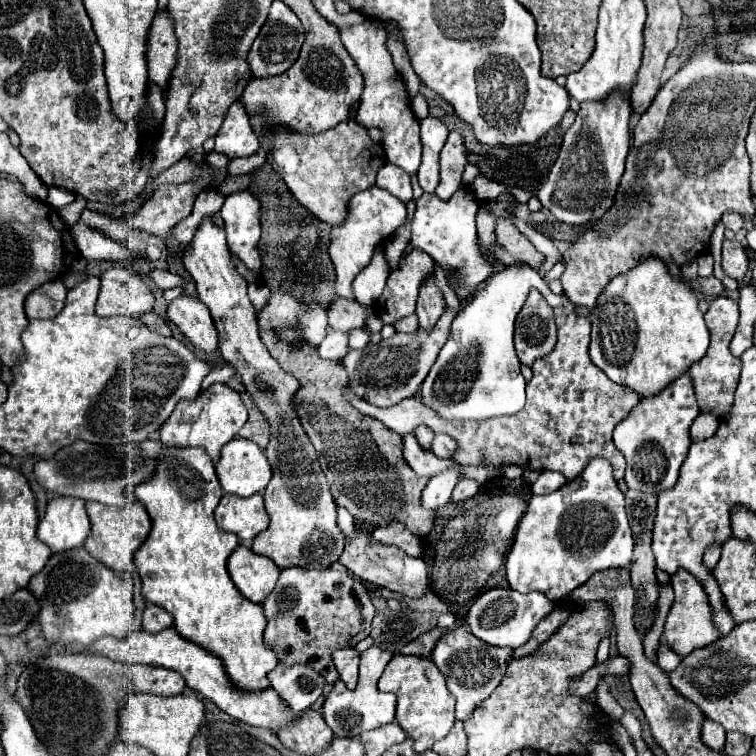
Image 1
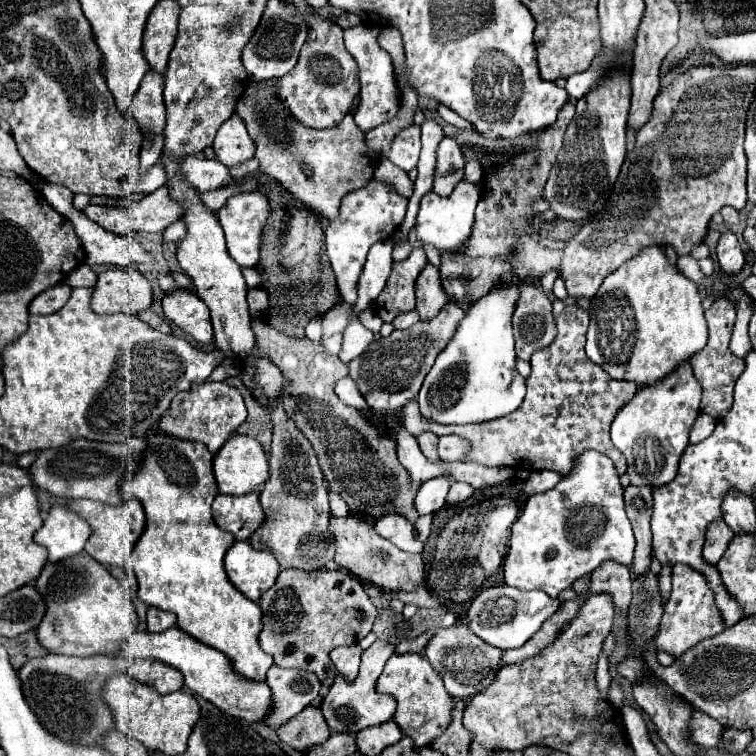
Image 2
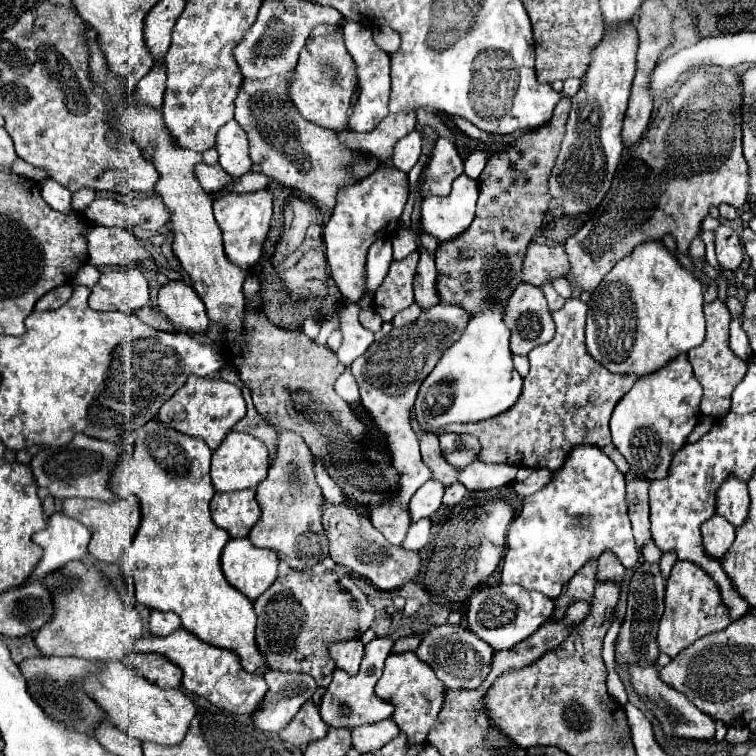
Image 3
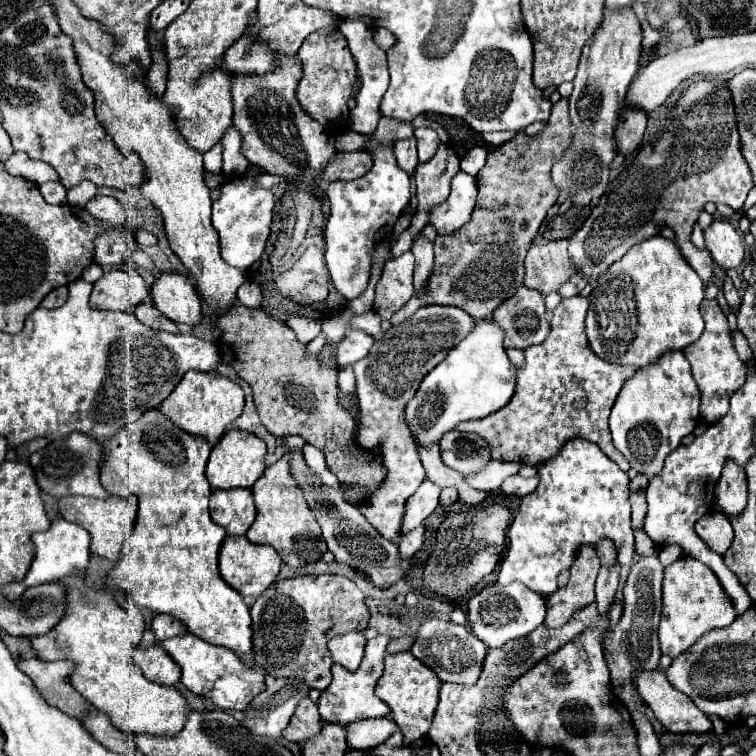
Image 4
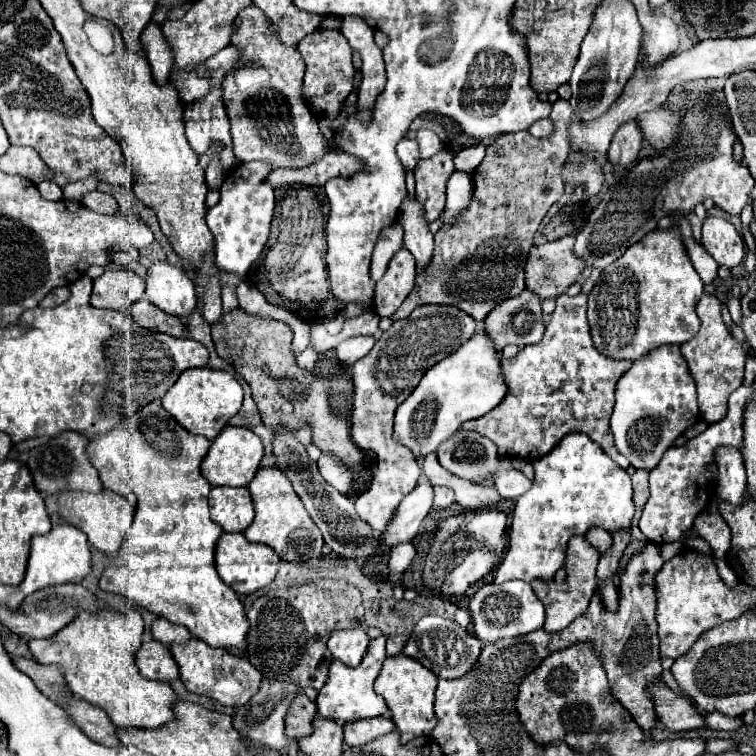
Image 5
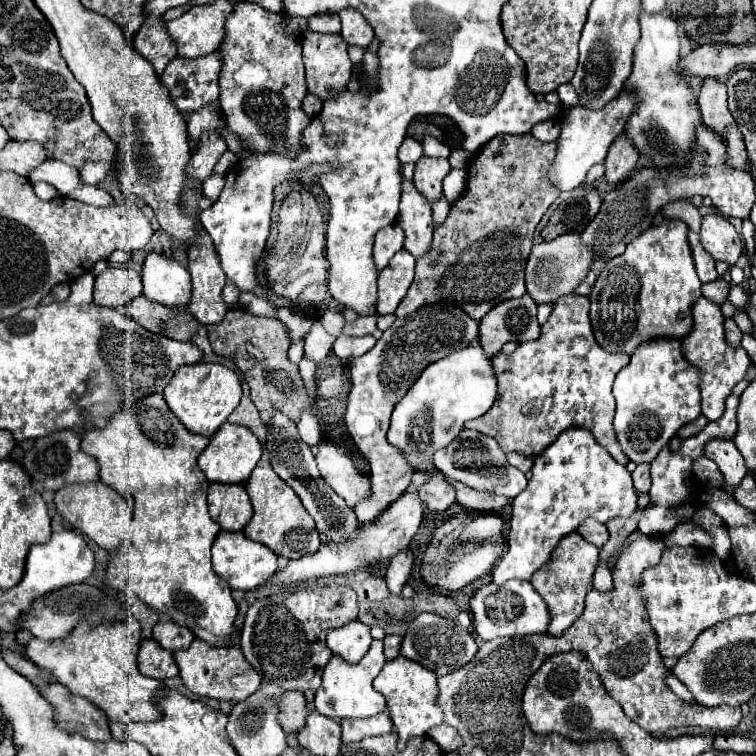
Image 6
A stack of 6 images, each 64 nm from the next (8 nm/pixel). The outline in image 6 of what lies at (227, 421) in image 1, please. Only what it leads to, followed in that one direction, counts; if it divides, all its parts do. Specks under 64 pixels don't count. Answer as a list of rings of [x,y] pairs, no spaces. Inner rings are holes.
[[[186,364],[174,372],[170,384],[164,388],[164,400],[170,410],[178,416],[178,420],[194,434],[212,436],[228,418],[228,414],[238,406],[242,396],[240,378],[234,370],[224,364]]]

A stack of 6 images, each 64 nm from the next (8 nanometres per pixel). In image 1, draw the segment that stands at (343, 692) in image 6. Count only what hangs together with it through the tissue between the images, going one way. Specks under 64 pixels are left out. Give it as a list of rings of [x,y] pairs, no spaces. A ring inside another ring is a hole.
[[[372,646],[360,654],[360,678],[358,678],[358,686],[354,690],[346,688],[346,684],[342,684],[342,680],[336,680],[332,692],[326,696],[326,702],[322,706],[324,720],[332,728],[334,736],[352,738],[352,736],[362,734],[364,730],[372,730],[372,728],[384,726],[384,724],[394,720],[396,696],[394,694],[382,694],[376,688],[378,678],[382,676],[382,672],[384,672],[384,668],[392,656],[394,654],[390,650],[382,650],[380,646]]]

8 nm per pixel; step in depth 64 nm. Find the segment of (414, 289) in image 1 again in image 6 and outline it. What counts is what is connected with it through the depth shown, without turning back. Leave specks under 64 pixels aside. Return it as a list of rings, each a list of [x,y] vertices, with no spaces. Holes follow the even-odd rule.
[[[400,250],[378,276],[378,314],[394,314],[414,278],[414,256]]]

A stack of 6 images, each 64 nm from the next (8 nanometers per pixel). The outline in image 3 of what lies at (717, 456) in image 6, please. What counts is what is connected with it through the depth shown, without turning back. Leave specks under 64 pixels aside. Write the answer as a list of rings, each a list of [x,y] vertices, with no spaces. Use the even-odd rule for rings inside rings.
[[[728,476],[722,482],[722,488],[718,488],[716,512],[724,516],[730,524],[738,526],[744,524],[748,516],[748,506],[750,506],[750,498],[748,498],[746,482],[738,480],[738,476]]]

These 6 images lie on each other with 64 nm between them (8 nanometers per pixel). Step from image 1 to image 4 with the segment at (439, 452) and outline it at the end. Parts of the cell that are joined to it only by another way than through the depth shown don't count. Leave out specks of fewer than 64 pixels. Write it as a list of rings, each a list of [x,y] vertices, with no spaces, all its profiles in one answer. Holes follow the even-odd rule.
[[[452,430],[442,436],[438,446],[442,462],[464,476],[480,472],[492,460],[490,446],[478,434]]]

